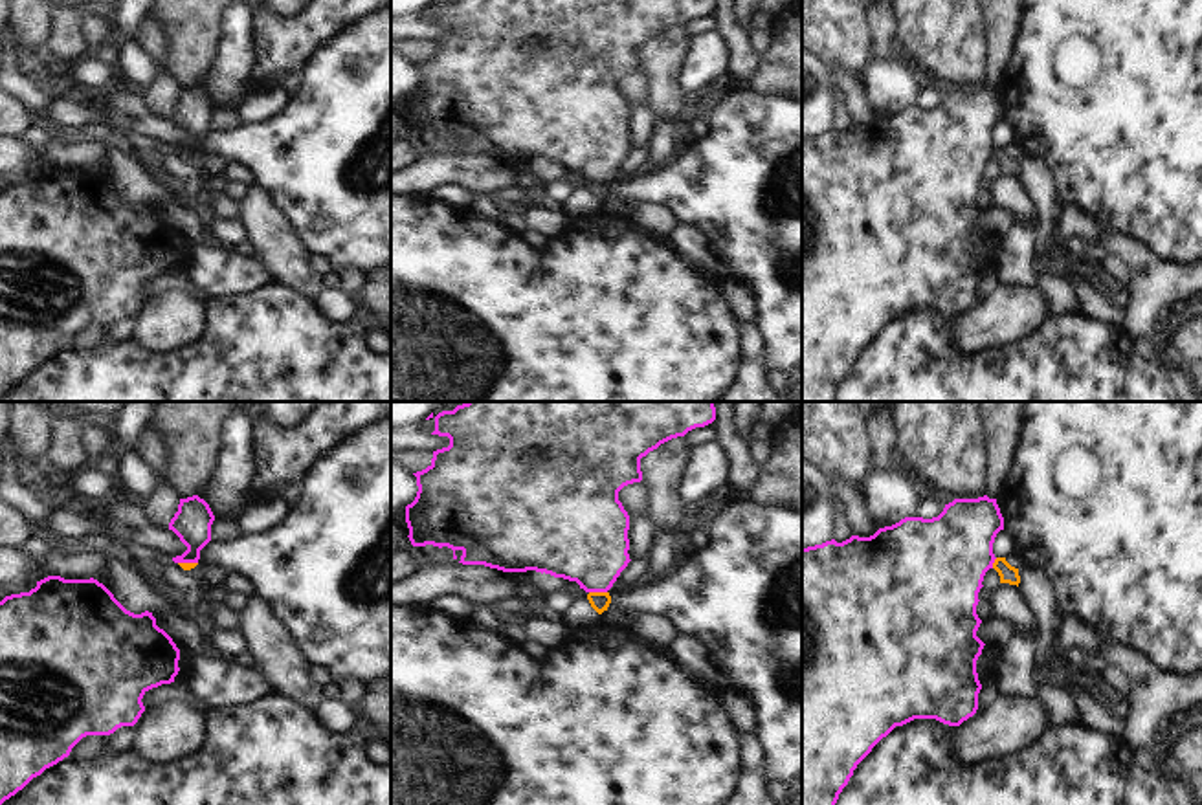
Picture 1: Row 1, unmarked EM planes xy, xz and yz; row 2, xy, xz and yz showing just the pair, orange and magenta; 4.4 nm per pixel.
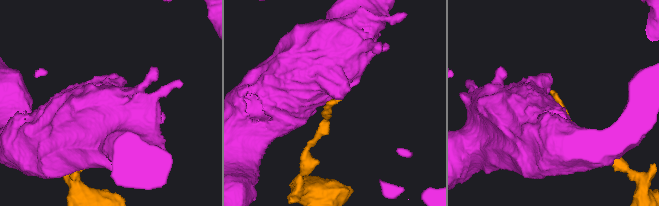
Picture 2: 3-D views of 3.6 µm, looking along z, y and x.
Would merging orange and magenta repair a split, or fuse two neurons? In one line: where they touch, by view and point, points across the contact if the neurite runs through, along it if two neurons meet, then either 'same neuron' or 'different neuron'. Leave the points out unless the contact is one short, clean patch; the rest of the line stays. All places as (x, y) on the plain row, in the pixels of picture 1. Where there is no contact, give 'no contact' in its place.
xz (599, 182) | along xz (589, 180), (606, 182) | different neuron

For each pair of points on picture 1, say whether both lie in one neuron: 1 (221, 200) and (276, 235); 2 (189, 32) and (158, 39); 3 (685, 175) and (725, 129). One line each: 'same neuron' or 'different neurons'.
1: different neurons
2: different neurons
3: same neuron

